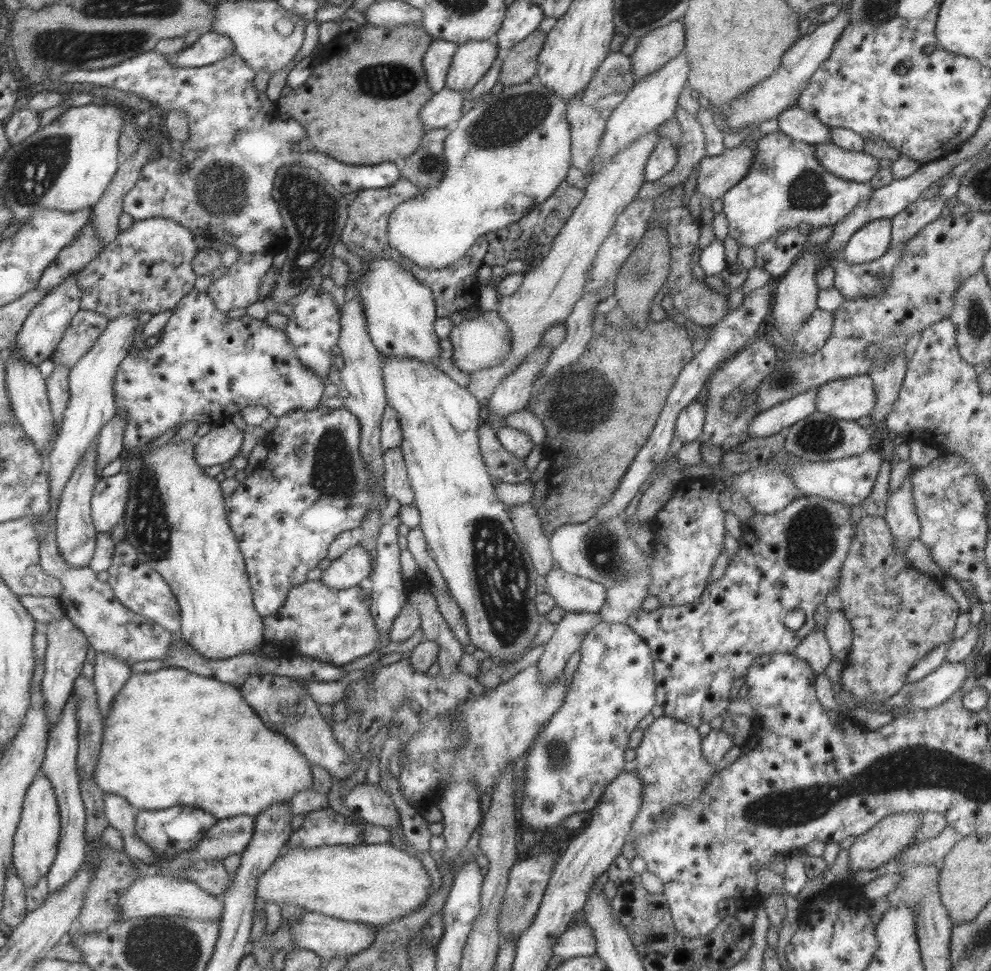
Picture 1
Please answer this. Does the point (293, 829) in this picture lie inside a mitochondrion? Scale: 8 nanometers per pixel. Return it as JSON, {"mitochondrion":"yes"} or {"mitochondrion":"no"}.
{"mitochondrion":"no"}

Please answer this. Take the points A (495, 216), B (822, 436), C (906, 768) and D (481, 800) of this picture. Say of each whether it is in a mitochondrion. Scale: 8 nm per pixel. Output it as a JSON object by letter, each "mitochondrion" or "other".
{"A":"other","B":"mitochondrion","C":"mitochondrion","D":"other"}

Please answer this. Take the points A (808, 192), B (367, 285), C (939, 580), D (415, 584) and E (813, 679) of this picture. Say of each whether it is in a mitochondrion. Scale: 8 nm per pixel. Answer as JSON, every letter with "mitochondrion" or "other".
{"A":"mitochondrion","B":"other","C":"other","D":"other","E":"other"}

